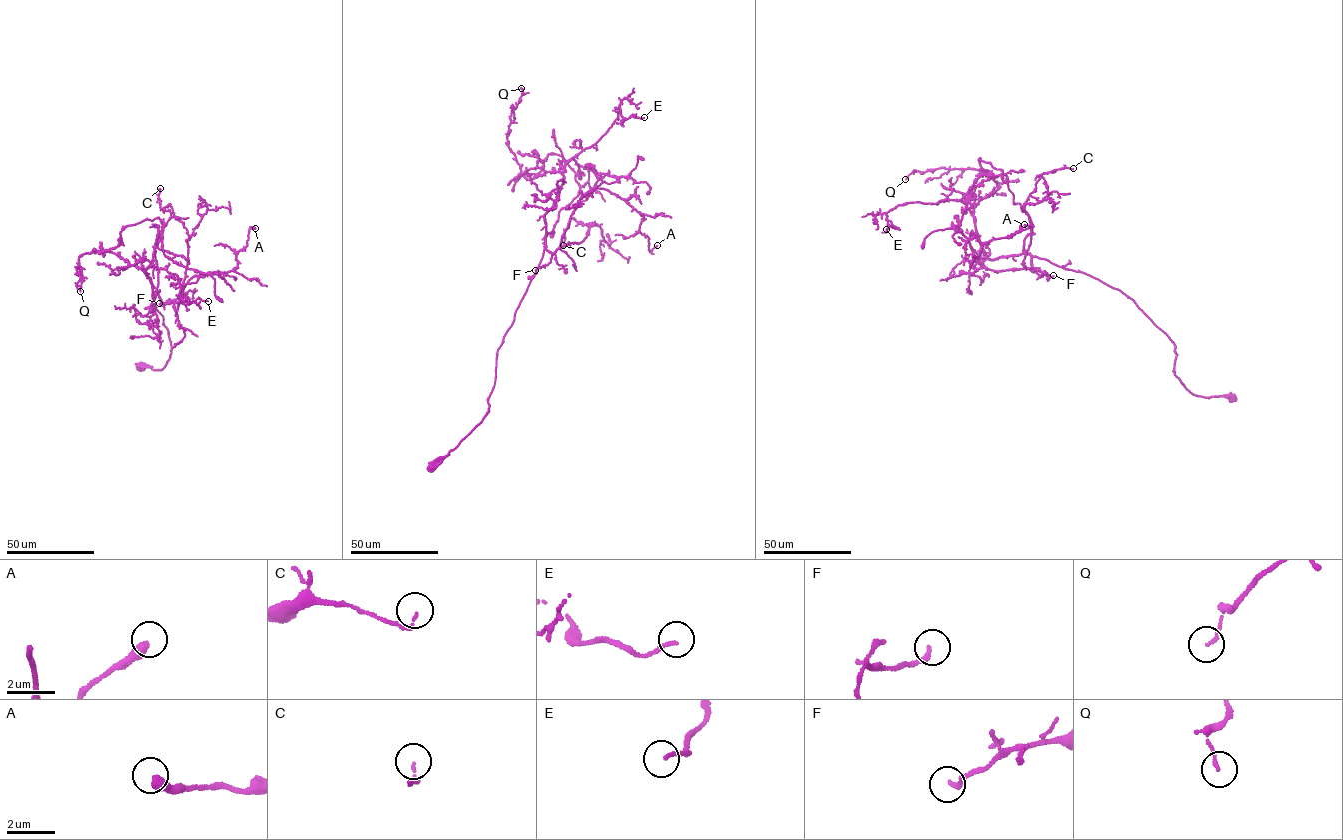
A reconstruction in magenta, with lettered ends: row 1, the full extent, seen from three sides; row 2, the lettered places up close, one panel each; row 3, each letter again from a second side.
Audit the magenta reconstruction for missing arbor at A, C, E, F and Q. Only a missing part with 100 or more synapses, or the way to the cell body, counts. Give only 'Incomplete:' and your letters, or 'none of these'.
Incomplete: none of these

